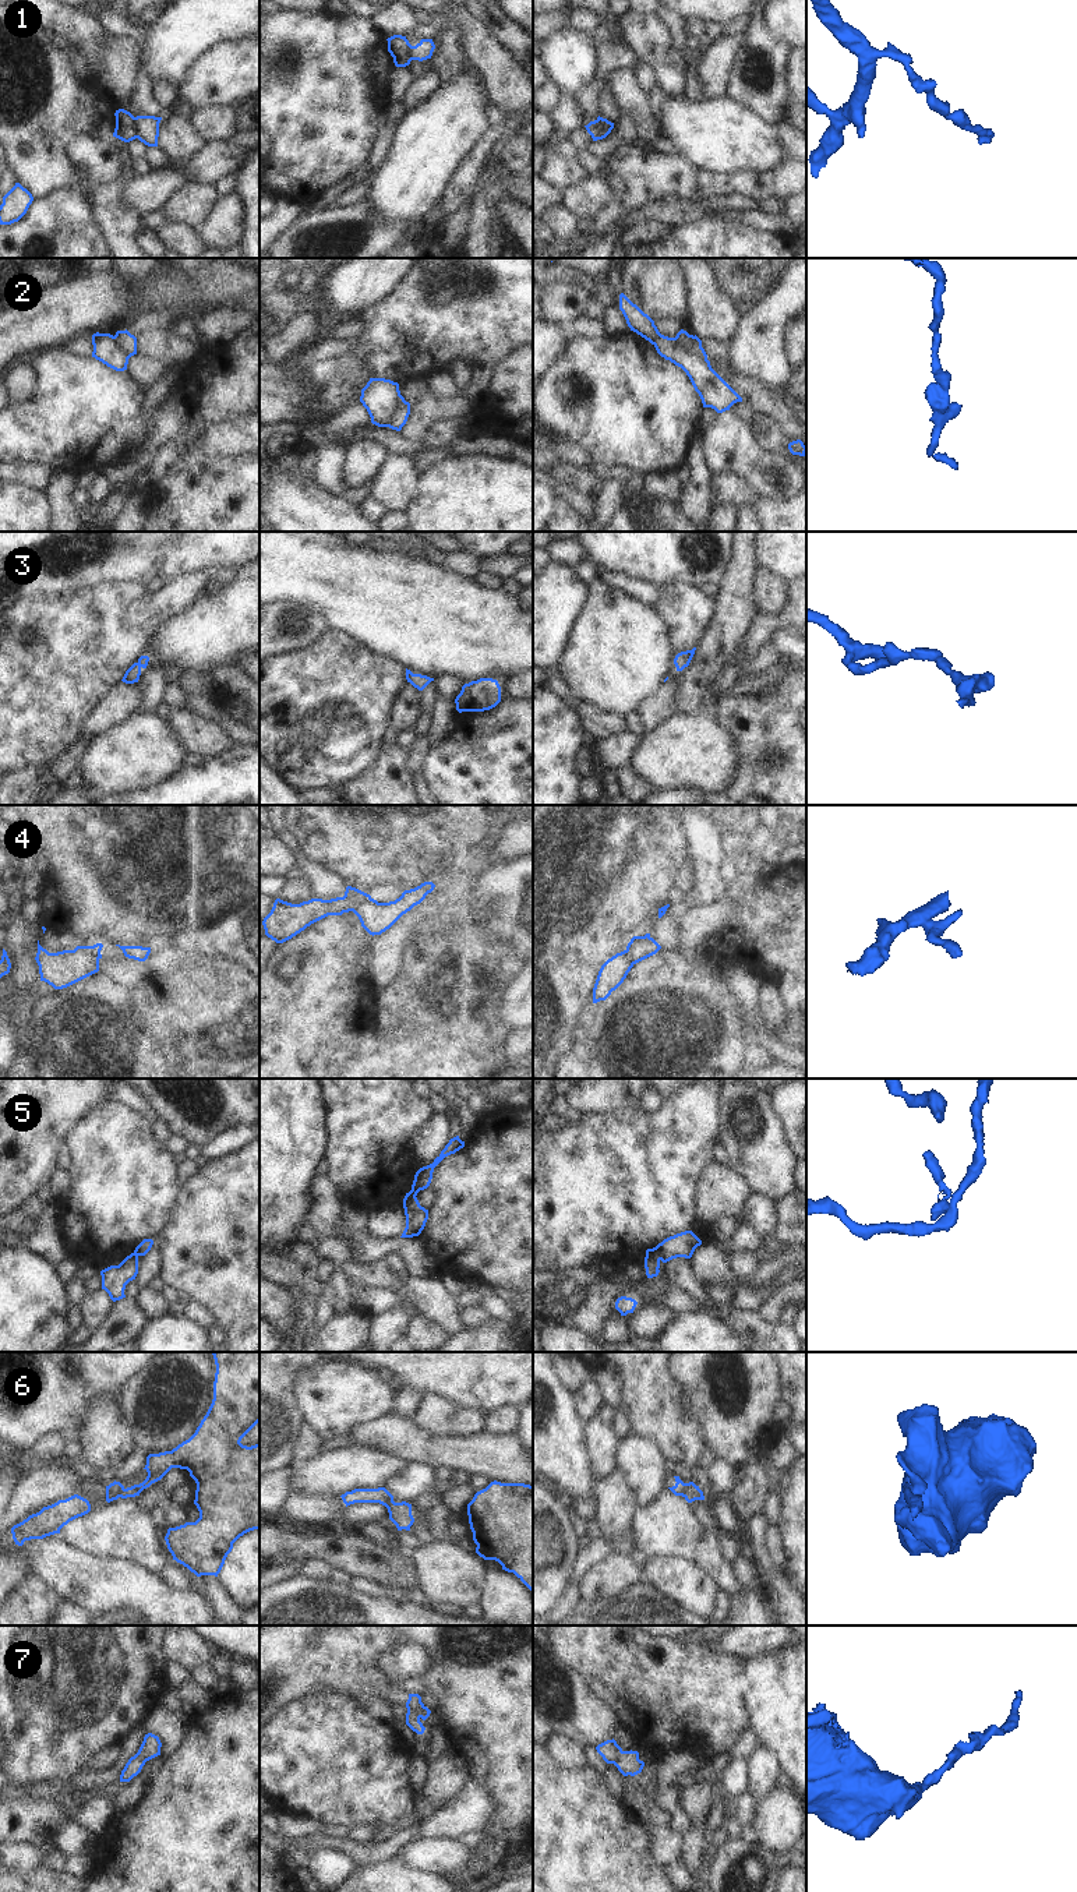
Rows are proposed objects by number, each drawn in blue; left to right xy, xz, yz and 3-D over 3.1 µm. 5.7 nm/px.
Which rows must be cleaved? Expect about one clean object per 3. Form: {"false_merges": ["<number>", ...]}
{"false_merges": ["1", "2", "4", "5", "6", "7"]}

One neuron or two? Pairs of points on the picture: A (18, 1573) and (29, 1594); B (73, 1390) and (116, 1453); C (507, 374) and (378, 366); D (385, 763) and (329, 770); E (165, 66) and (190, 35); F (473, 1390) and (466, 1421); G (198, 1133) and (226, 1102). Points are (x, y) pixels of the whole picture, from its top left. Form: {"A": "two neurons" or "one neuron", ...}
{"A": "two neurons", "B": "two neurons", "C": "two neurons", "D": "two neurons", "E": "one neuron", "F": "two neurons", "G": "one neuron"}

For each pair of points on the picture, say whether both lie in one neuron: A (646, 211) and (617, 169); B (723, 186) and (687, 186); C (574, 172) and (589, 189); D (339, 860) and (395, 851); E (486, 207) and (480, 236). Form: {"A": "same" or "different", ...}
{"A": "different", "B": "same", "C": "different", "D": "same", "E": "same"}

